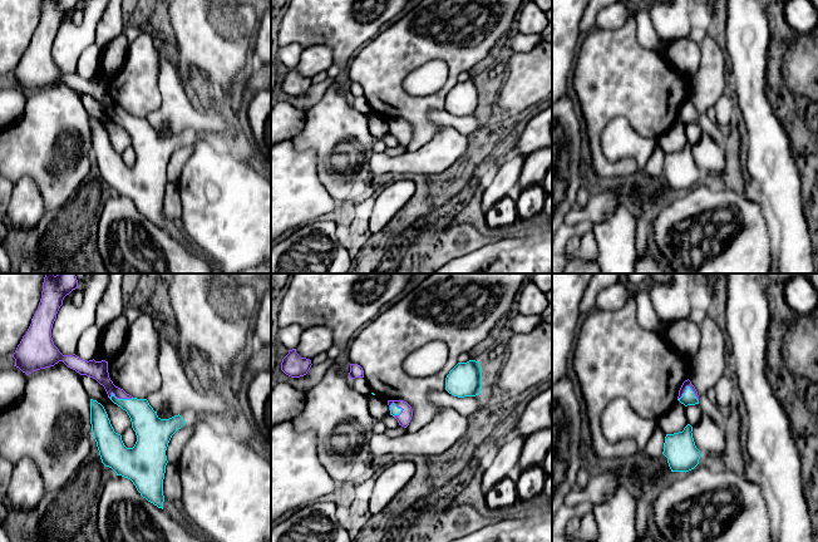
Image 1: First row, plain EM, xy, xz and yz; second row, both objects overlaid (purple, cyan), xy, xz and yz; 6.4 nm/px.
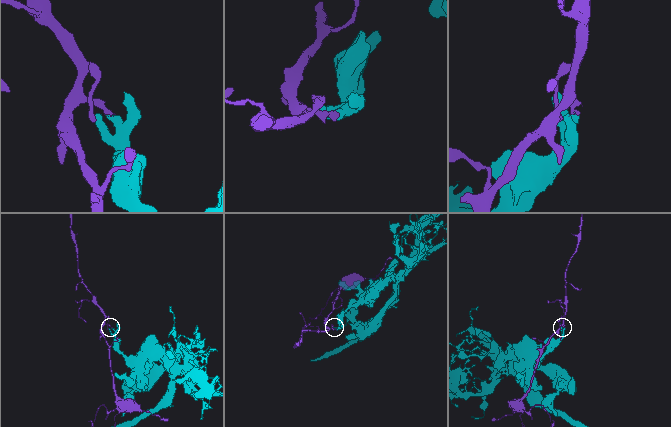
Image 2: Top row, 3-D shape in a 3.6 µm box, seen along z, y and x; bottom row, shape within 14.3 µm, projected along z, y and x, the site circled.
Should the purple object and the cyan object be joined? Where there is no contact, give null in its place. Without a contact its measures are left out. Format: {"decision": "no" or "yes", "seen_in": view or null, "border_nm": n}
{"decision": "no", "seen_in": "yz", "border_nm": 140}

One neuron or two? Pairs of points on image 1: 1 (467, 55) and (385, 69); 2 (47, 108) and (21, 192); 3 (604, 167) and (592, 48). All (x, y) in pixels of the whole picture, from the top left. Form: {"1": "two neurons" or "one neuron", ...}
{"1": "one neuron", "2": "two neurons", "3": "one neuron"}

